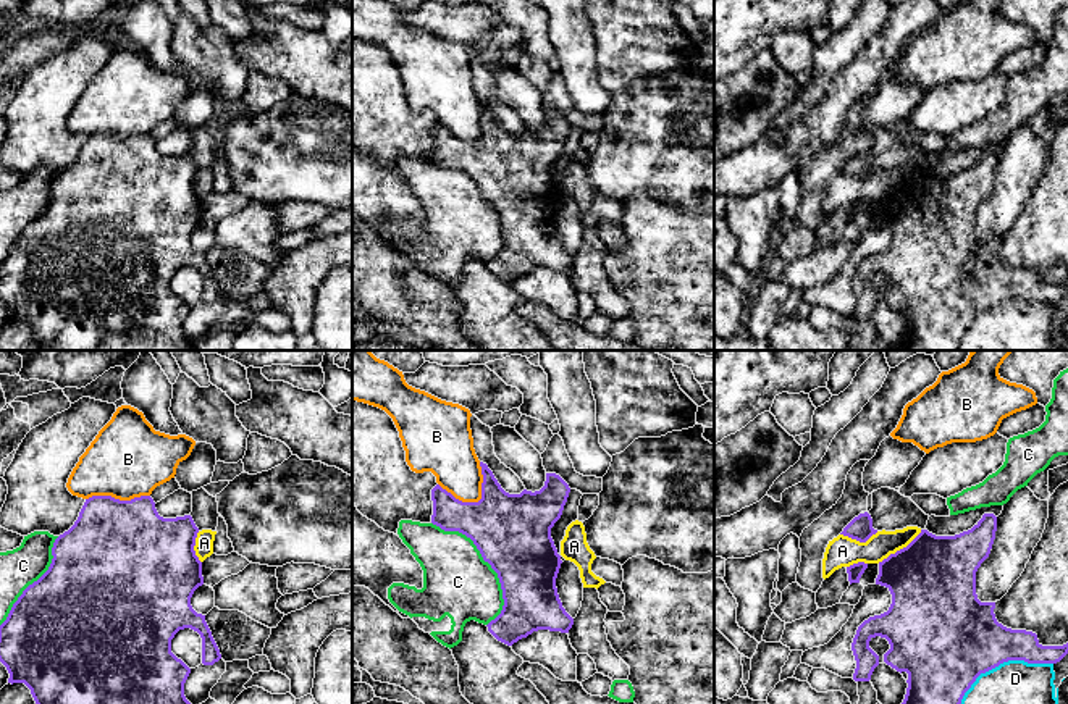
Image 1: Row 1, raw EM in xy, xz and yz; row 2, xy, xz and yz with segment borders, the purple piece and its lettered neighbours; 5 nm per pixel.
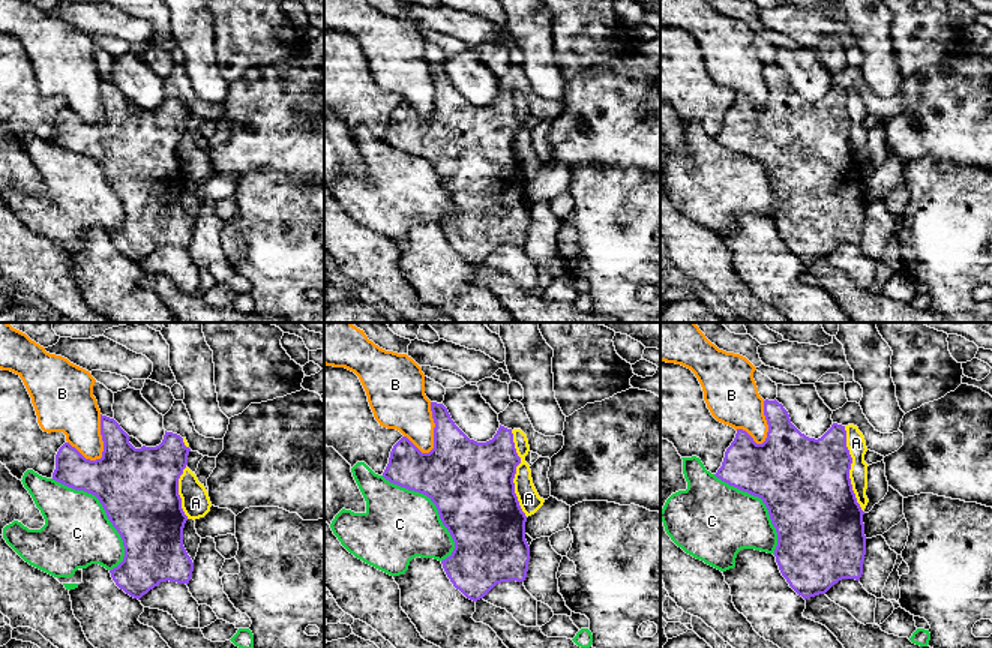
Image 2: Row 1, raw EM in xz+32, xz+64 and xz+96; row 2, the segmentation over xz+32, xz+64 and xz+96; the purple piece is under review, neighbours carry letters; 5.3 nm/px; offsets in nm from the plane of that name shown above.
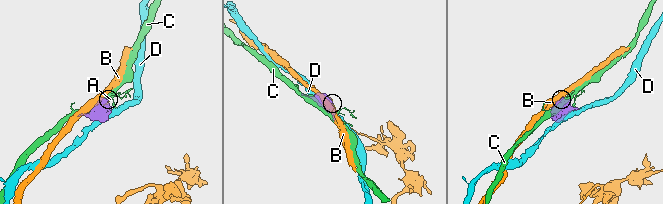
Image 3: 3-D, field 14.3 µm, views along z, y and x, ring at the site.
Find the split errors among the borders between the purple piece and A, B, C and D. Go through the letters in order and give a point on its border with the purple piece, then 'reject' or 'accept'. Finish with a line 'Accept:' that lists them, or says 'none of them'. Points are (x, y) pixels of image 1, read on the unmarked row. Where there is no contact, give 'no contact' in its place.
A: contact yz (900, 188); reject
B: contact xz (479, 139); reject
C: contact xz (488, 201); reject
D: contact yz (997, 304); reject
Accept: none of them

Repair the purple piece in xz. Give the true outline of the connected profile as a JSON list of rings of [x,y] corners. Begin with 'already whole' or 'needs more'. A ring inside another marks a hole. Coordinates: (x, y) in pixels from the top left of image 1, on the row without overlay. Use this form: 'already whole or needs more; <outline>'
already whole; [[[486,102],[478,140],[462,140],[436,123],[431,128],[431,161],[470,176],[485,200],[498,212],[504,244],[486,265],[512,284],[533,270],[569,271],[574,257],[557,233],[561,194],[551,166],[561,157],[570,126],[556,111],[546,111],[540,129],[506,131]]]

